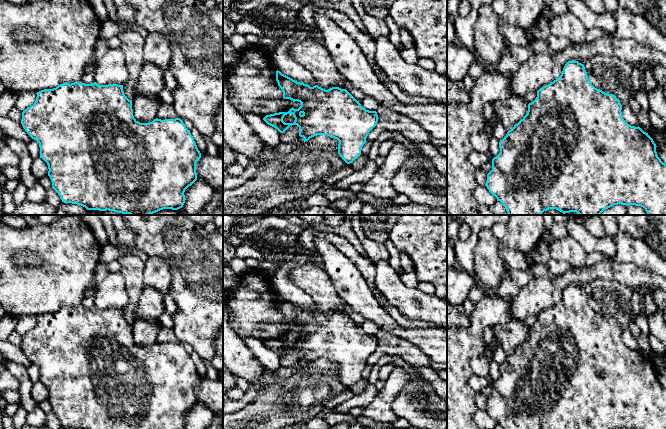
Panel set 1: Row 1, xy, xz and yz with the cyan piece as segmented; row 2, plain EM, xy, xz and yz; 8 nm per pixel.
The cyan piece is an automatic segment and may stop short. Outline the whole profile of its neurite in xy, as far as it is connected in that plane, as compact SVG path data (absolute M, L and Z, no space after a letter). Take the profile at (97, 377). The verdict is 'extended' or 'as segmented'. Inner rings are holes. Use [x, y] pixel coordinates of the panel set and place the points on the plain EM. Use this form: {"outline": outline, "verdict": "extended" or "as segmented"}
{"outline": "M63 307L53 313L44 313L36 317L36 325L22 336L21 348L30 361L39 367L40 382L48 389L48 400L52 412L58 417L62 426L77 429L184 429L185 414L197 404L196 387L201 382L193 360L180 342L154 343L149 347L140 347L133 340L132 324L123 315L123 309L99 309L85 307Z", "verdict": "as segmented"}

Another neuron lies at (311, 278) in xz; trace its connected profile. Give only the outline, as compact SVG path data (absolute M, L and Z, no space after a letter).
M312 262L295 266L290 272L290 279L295 286L313 298L315 307L319 311L325 314L332 311L346 313L344 301L336 293L323 267Z

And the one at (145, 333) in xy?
M135 320L132 323L133 340L140 347L149 347L157 342L157 336L162 326L147 320Z

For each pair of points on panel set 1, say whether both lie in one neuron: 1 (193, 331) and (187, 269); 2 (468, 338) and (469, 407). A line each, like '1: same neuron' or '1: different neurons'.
1: same neuron
2: same neuron

